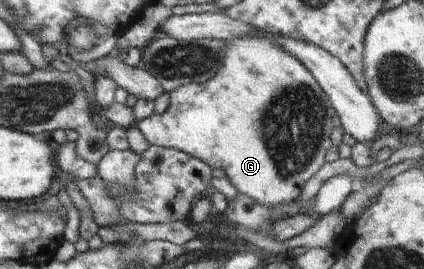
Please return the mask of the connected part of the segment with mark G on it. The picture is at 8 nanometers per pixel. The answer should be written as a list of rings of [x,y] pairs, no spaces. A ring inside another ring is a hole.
[[[259,32],[225,41],[221,67],[211,79],[180,85],[169,92],[170,103],[165,113],[155,113],[135,126],[150,146],[184,151],[211,167],[221,167],[238,193],[245,193],[261,205],[279,207],[295,201],[303,186],[326,162],[336,111],[307,67]]]

